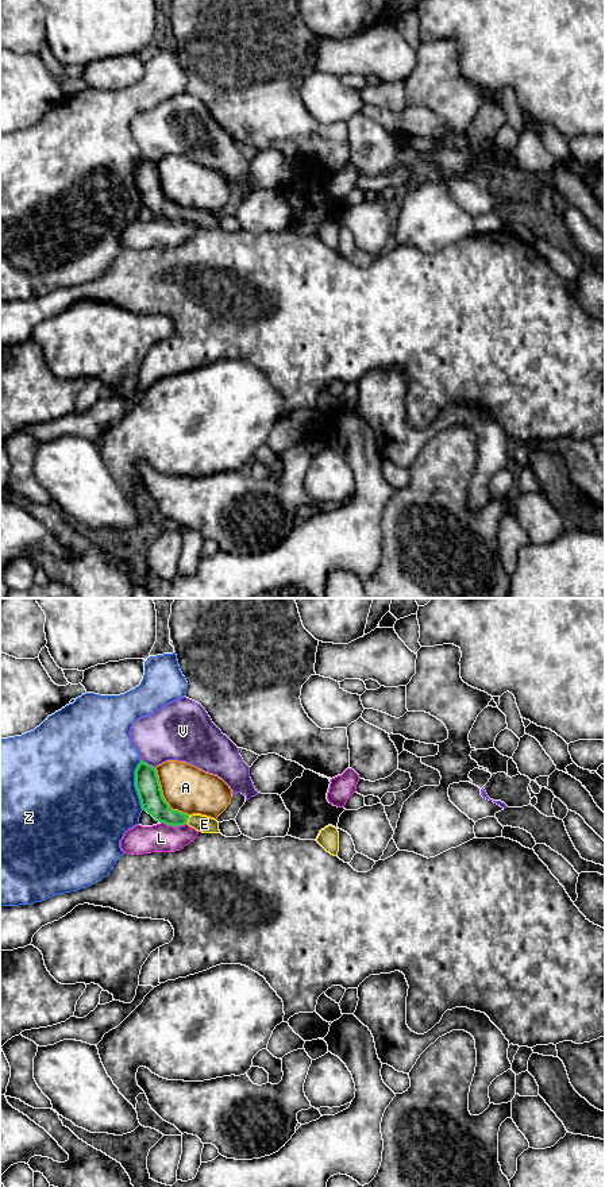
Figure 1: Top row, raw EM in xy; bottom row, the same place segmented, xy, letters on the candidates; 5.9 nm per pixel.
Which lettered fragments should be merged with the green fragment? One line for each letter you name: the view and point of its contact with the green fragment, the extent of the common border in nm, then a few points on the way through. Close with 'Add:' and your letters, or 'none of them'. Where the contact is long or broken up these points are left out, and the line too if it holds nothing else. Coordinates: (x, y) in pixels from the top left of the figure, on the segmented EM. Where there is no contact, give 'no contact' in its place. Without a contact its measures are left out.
E: meets green in xy at (187, 820); contact 50 nm long; runs through xy (151, 800), (168, 816), (187, 820), (204, 824)
Add: E

